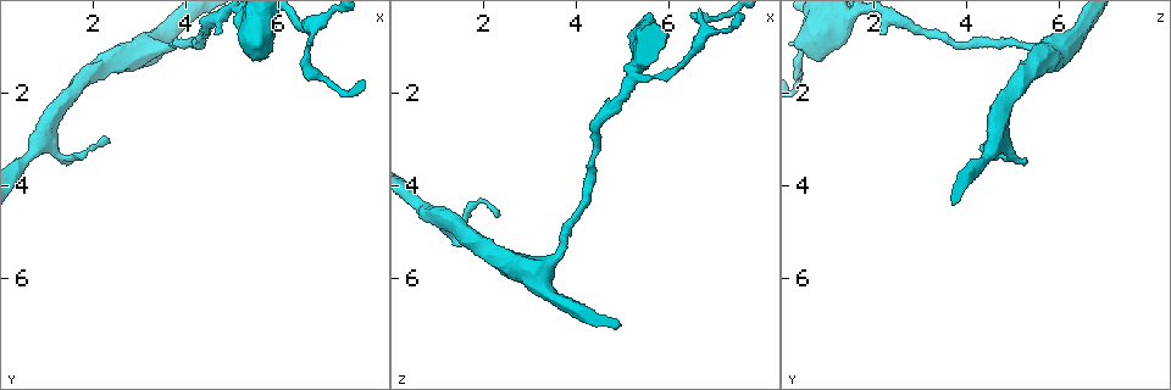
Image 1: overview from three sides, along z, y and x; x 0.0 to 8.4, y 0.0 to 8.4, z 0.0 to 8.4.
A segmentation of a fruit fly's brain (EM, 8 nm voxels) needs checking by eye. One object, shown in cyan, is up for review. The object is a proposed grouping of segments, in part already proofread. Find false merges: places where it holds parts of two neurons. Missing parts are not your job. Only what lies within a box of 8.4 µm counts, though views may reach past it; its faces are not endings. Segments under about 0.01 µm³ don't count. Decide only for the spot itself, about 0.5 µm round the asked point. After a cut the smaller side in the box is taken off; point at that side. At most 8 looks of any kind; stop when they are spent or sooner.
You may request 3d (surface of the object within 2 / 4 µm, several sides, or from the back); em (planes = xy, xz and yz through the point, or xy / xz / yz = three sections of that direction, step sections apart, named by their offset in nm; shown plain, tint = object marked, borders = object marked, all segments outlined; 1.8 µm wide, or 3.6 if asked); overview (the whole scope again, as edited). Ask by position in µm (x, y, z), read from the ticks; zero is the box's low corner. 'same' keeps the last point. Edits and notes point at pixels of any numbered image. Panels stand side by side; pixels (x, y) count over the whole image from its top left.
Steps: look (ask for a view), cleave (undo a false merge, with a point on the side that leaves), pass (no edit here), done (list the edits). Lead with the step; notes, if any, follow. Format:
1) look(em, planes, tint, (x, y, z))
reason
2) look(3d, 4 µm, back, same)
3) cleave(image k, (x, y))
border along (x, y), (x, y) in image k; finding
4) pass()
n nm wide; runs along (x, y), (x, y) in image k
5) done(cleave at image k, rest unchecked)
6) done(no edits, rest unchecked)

look(3d, 4 µm, (6.75, 0.50, 0.70))
three arms meet

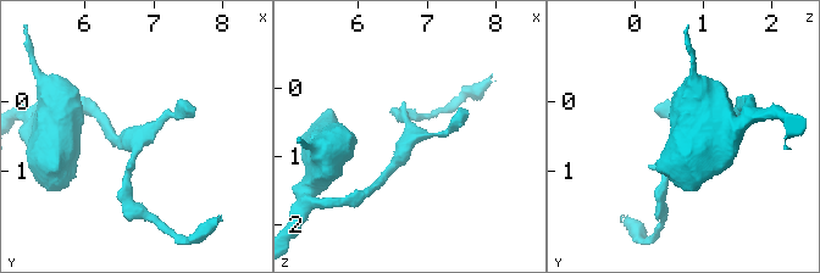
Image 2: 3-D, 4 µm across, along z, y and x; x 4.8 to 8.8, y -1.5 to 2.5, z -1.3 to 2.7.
look(em, 3.6 µm, xy, step 16, tint, (6.70, 0.50, 0.75))
3 arms; now the EM

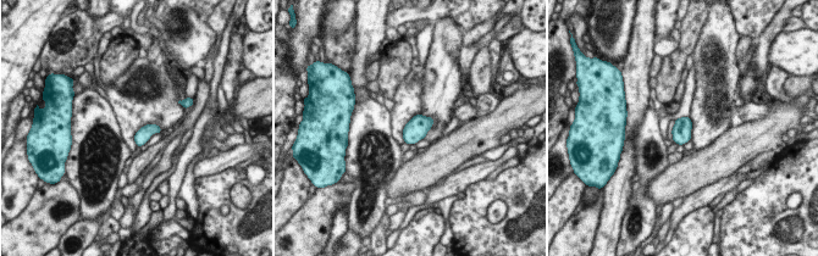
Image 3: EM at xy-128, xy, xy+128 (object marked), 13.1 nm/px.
look(em, 3.6 µm, planes, borders, same)
cut it another way

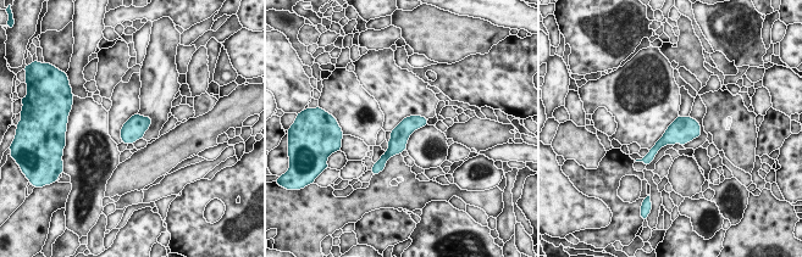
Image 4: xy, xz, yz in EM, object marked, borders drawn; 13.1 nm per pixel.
pass()
all the same neuron

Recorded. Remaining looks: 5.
look(em, 3.6 µm, xy, step 16, tint, (3.20, 1.00, 5.85))
a fork

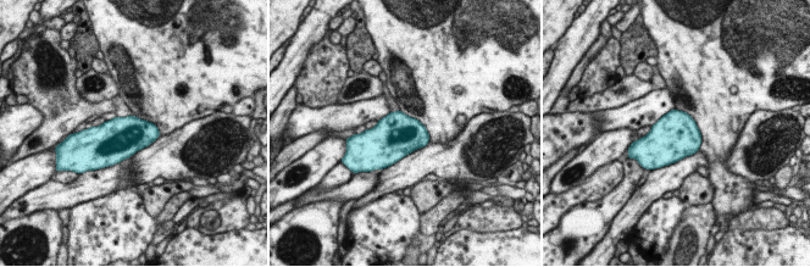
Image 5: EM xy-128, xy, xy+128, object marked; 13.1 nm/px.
look(em, 3.6 µm, planes, tint, same)

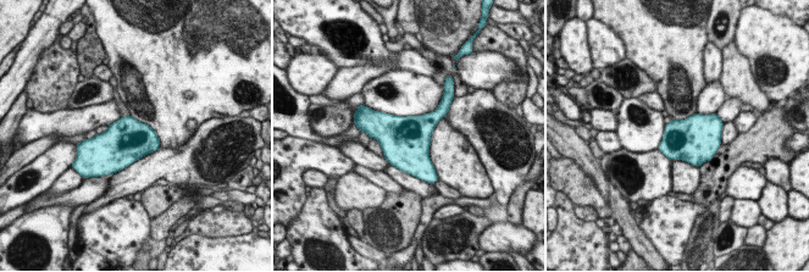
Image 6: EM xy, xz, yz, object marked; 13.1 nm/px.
pass()
one neuron here

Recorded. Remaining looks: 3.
look(em, planes, plain, (1.05, 3.00, 4.70))

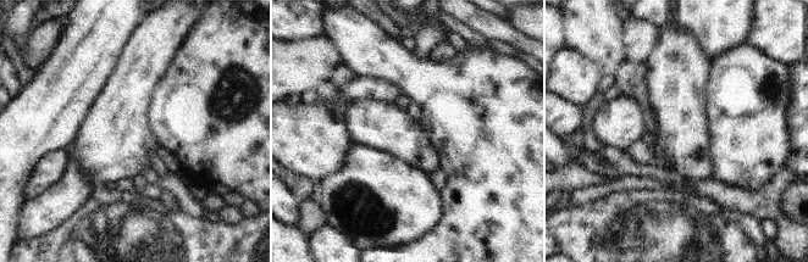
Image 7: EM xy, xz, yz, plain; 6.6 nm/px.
look(em, planes, tint, same)
where the object lies

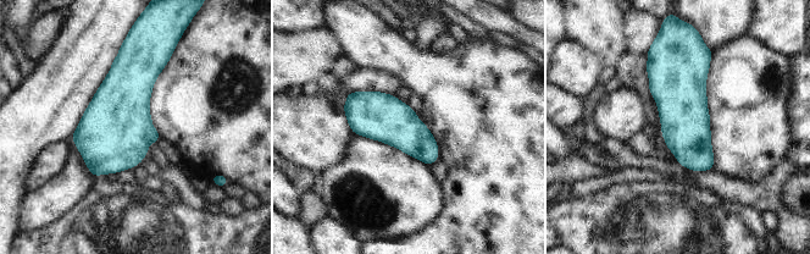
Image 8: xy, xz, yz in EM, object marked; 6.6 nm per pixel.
pass()
all the same neuron

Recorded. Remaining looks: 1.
done(no edits, rest unchecked)

